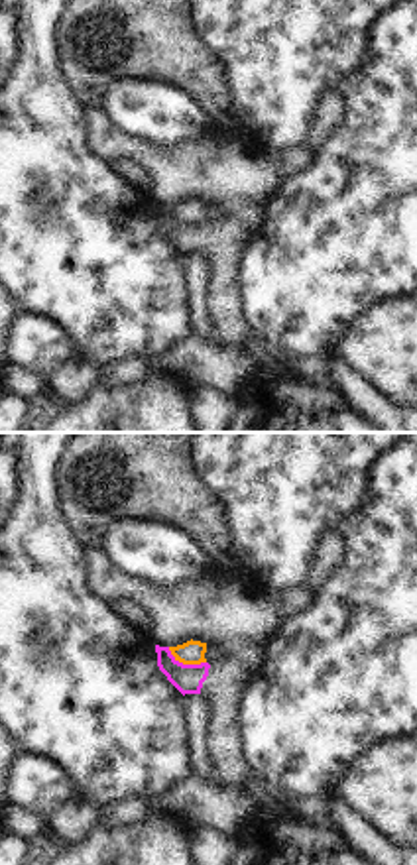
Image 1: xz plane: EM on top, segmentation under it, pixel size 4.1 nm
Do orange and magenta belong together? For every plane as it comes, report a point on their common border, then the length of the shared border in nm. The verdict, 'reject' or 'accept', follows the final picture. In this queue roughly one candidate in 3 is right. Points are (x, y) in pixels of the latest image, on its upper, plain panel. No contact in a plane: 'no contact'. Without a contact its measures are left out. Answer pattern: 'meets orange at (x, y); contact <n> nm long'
meets orange at (185, 223); contact 170 nm long

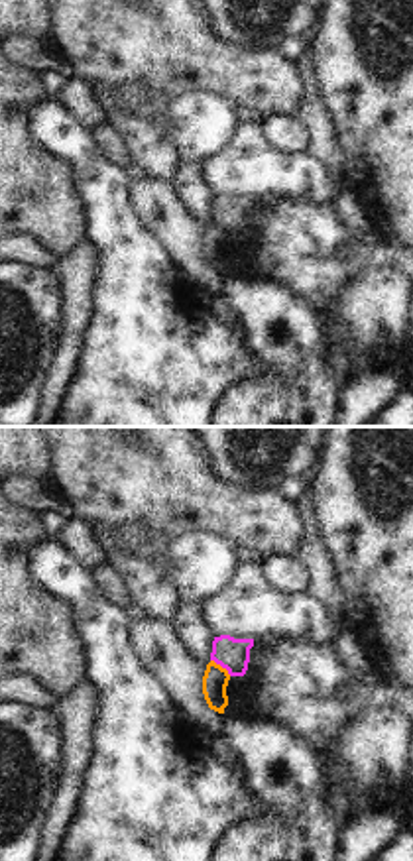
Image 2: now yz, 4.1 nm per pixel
meets orange at (219, 225); contact 110 nm long

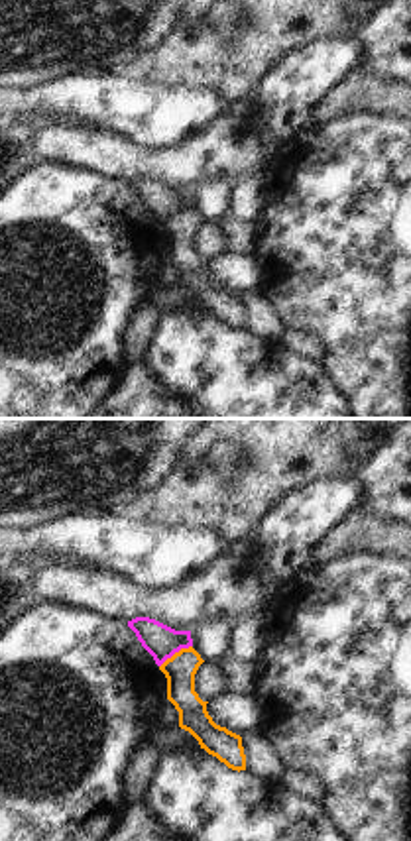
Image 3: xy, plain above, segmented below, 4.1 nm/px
meets orange at (176, 213); contact 160 nm long

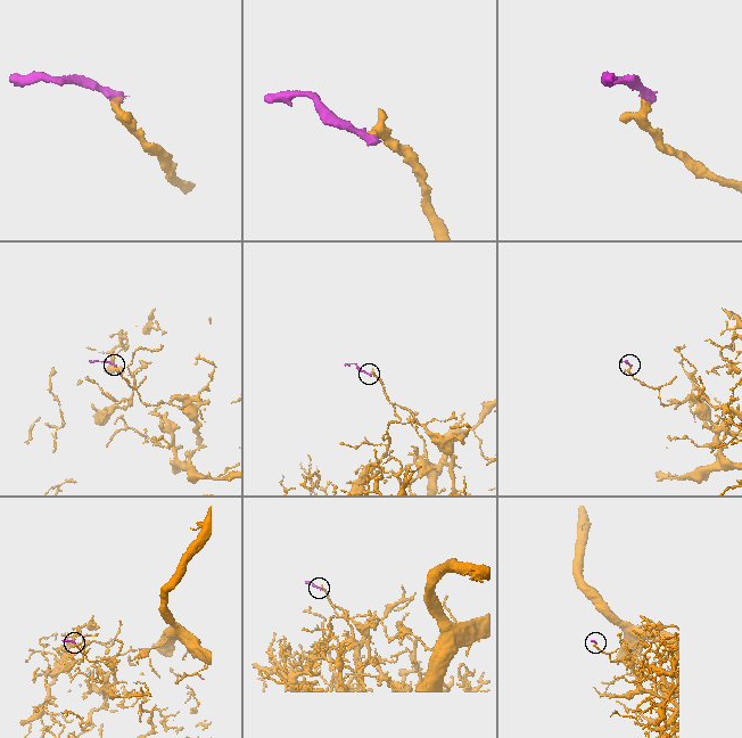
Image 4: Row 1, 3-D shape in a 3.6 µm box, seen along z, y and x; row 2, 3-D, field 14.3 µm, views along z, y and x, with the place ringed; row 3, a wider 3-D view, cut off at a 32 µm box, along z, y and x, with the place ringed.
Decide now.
reject

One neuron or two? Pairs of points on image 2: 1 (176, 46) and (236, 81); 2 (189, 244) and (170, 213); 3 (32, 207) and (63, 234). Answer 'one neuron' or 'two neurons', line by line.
1: one neuron
2: one neuron
3: one neuron

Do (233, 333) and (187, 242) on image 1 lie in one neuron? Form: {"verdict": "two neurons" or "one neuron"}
{"verdict": "one neuron"}

